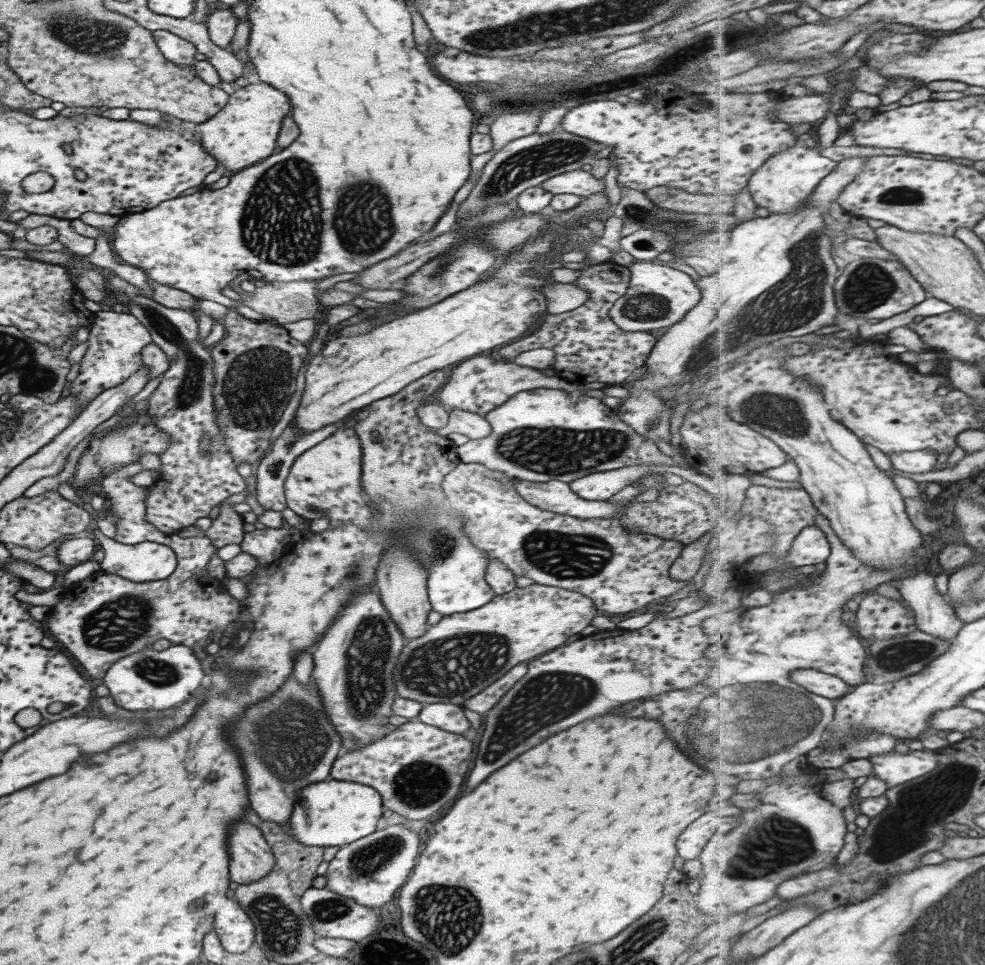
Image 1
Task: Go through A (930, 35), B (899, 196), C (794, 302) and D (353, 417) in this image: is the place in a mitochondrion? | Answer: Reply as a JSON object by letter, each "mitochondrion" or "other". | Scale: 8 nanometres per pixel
{"A":"other","B":"mitochondrion","C":"mitochondrion","D":"other"}

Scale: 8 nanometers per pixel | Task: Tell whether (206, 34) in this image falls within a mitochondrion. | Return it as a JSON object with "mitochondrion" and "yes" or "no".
{"mitochondrion":"no"}

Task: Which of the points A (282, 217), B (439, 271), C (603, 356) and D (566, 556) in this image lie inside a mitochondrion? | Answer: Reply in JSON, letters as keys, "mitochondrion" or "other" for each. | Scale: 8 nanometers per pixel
{"A":"mitochondrion","B":"mitochondrion","C":"other","D":"mitochondrion"}

